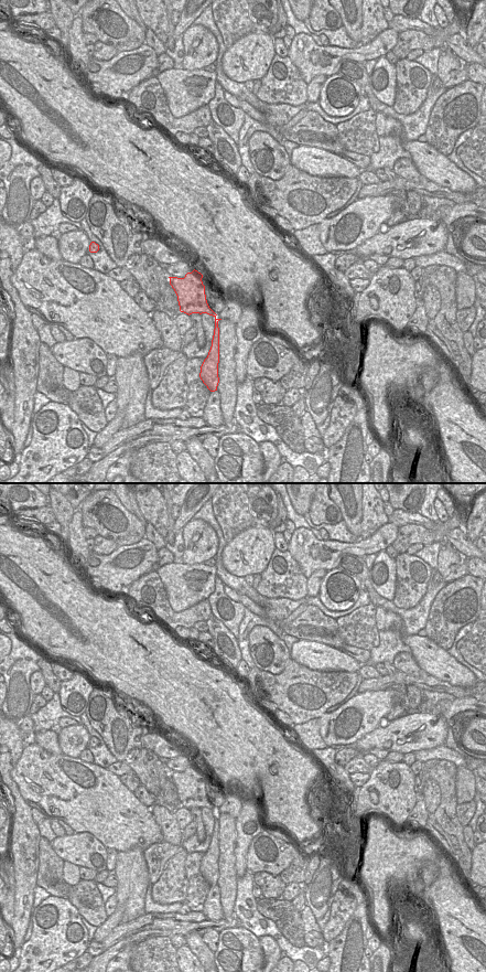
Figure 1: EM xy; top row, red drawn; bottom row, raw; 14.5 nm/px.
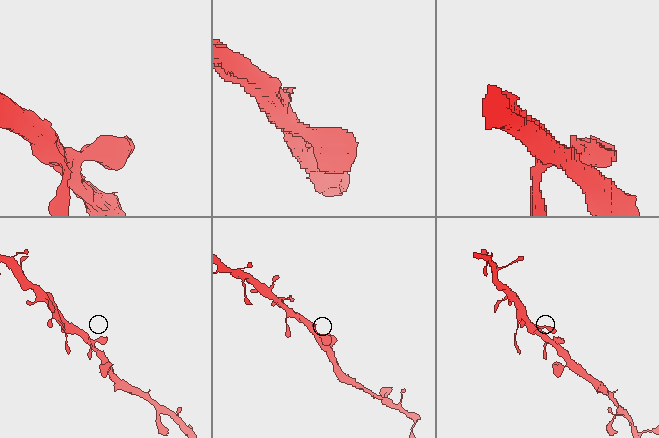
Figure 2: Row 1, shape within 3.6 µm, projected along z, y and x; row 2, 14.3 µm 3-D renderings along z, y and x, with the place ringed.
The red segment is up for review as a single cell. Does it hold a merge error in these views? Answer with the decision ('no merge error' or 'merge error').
no merge error

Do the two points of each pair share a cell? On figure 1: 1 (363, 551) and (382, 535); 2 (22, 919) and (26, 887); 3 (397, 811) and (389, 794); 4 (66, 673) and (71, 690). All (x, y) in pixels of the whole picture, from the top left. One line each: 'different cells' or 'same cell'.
1: same cell
2: same cell
3: same cell
4: different cells

